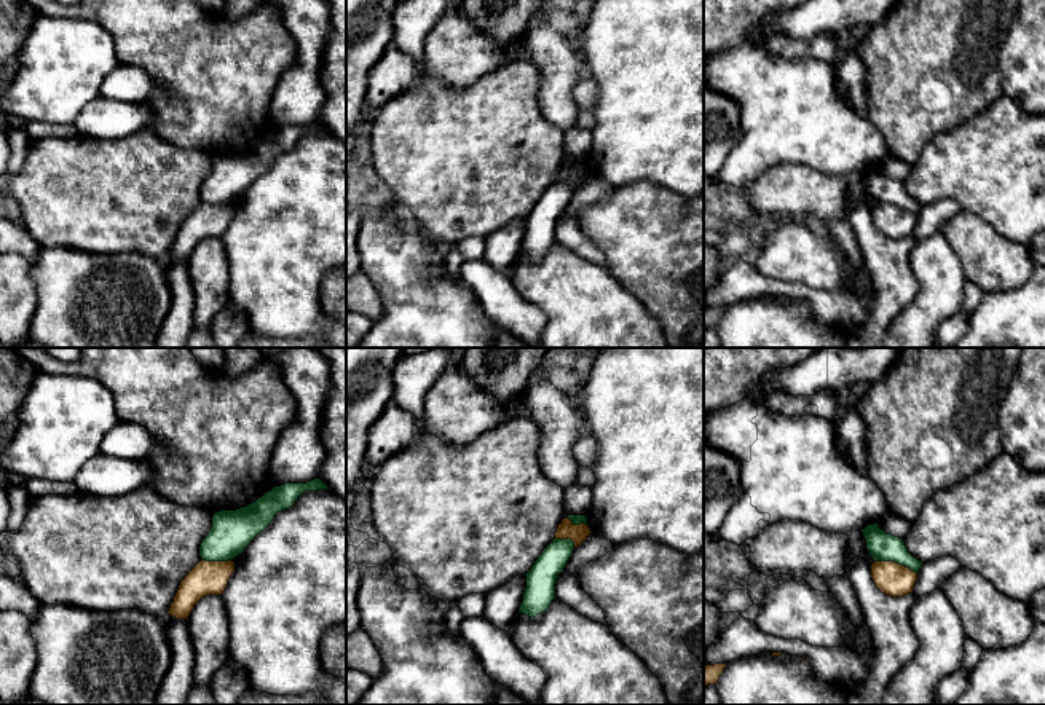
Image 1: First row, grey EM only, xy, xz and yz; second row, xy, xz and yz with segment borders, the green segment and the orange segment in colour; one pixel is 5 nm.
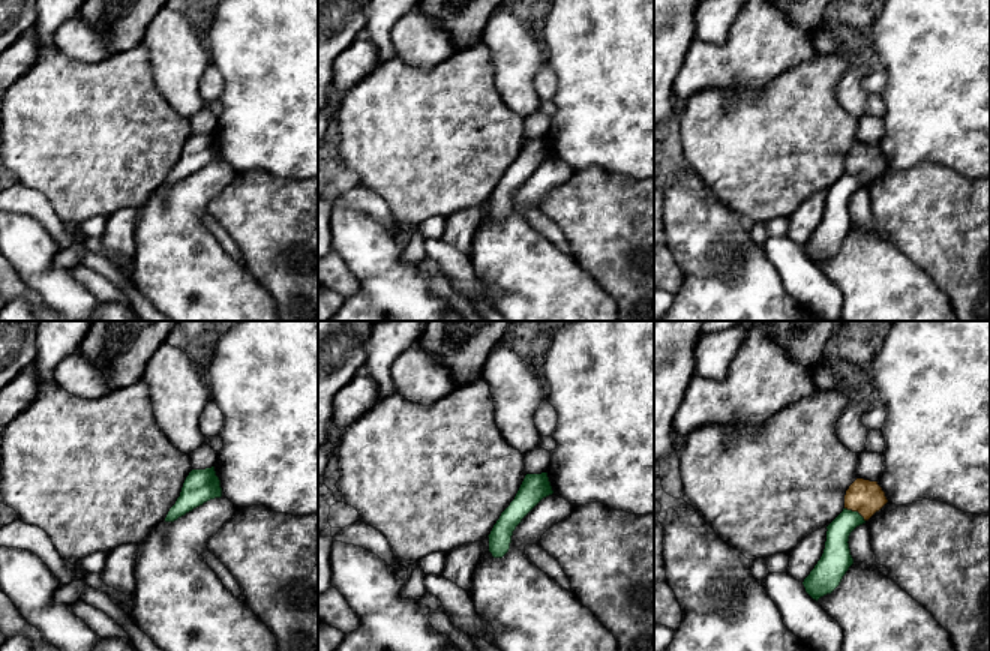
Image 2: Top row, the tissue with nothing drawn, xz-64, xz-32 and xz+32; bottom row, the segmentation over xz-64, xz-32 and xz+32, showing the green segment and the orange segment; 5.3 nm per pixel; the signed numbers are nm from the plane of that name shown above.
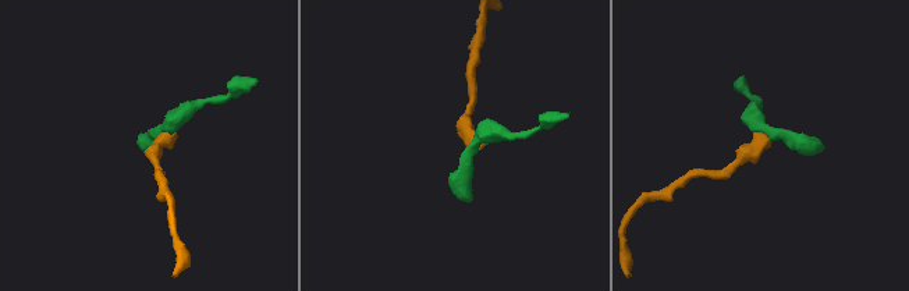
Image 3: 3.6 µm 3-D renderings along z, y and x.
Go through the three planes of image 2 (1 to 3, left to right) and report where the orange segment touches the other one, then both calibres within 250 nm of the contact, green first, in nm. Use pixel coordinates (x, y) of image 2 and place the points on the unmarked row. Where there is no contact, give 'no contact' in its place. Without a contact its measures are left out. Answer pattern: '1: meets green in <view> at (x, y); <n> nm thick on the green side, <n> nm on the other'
1: no contact
2: no contact
3: meets green in xz+32 at (855, 176); 140 nm thick on the green side, 180 nm on the other

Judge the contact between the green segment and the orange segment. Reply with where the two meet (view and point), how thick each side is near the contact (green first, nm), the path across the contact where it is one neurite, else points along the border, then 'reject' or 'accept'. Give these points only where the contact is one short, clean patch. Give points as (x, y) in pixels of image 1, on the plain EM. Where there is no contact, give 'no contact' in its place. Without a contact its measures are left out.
meets green in yz at (895, 204); 140 nm thick on the green side, 170 nm on the other; border along yz (875, 203), (894, 203), (916, 216); reject

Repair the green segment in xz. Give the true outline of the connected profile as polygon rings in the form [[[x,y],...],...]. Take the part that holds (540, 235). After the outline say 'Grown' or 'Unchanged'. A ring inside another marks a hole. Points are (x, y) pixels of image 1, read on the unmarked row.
[[[554,182],[538,199],[526,215],[526,231],[519,255],[536,260],[544,255],[555,241],[555,225],[566,209],[574,185],[571,182]]]. Unchanged

